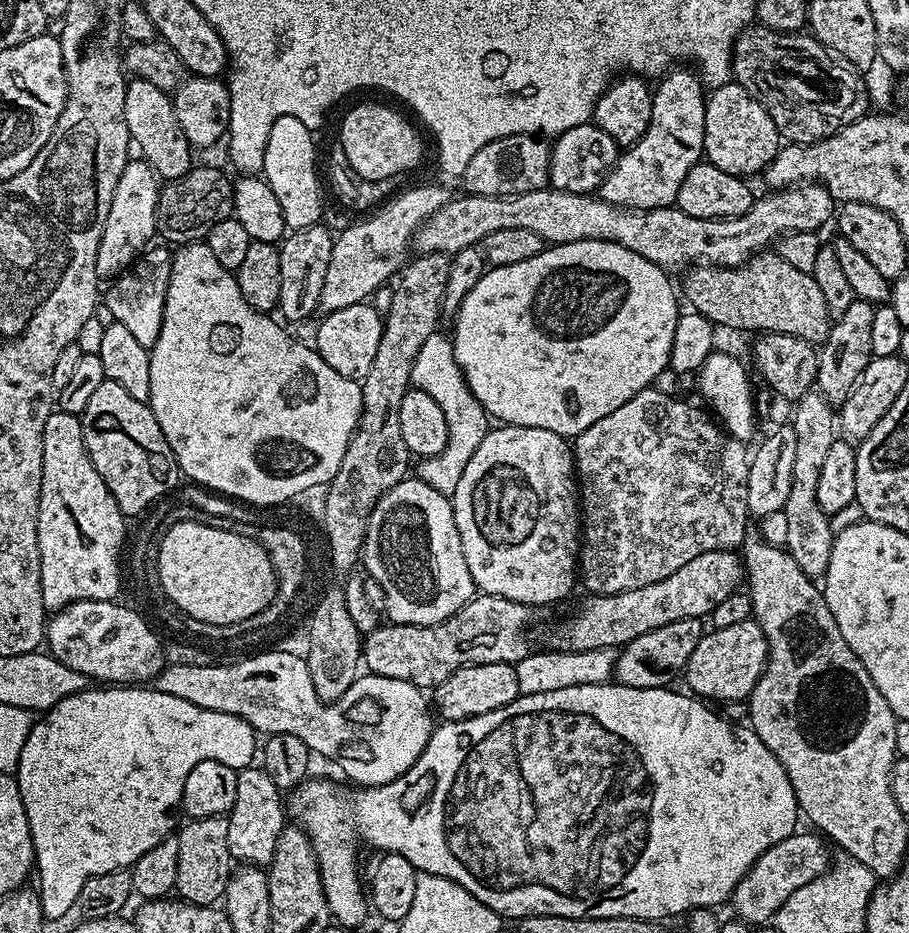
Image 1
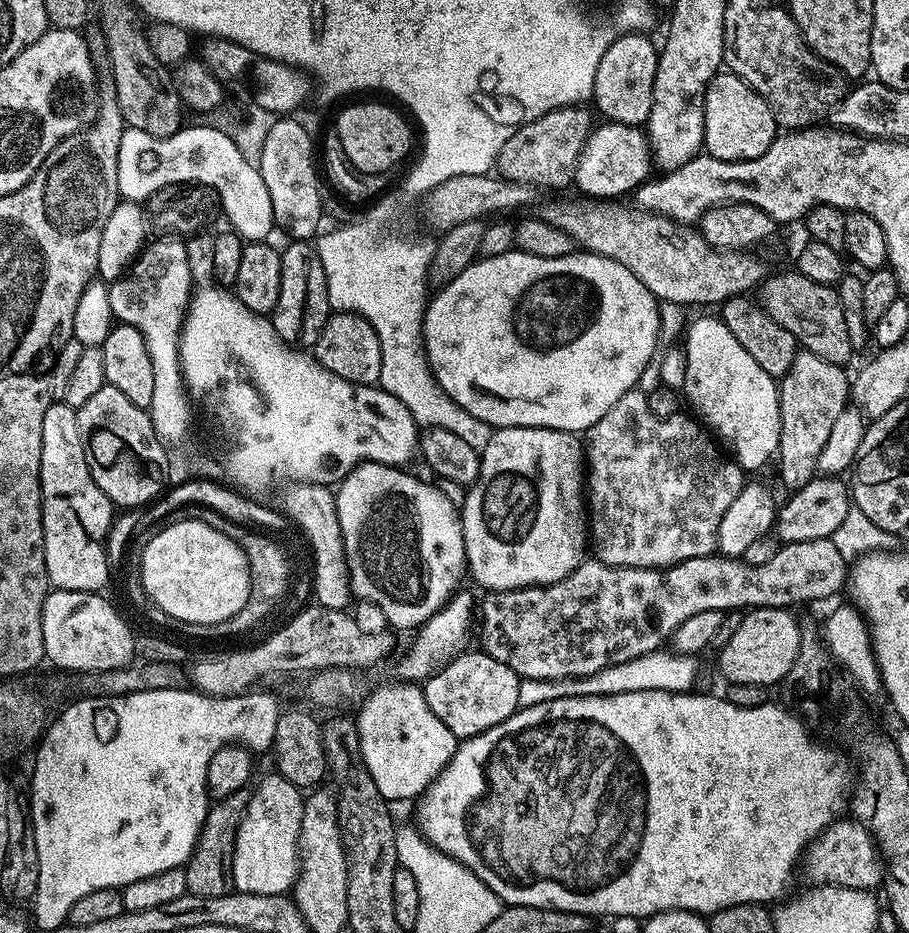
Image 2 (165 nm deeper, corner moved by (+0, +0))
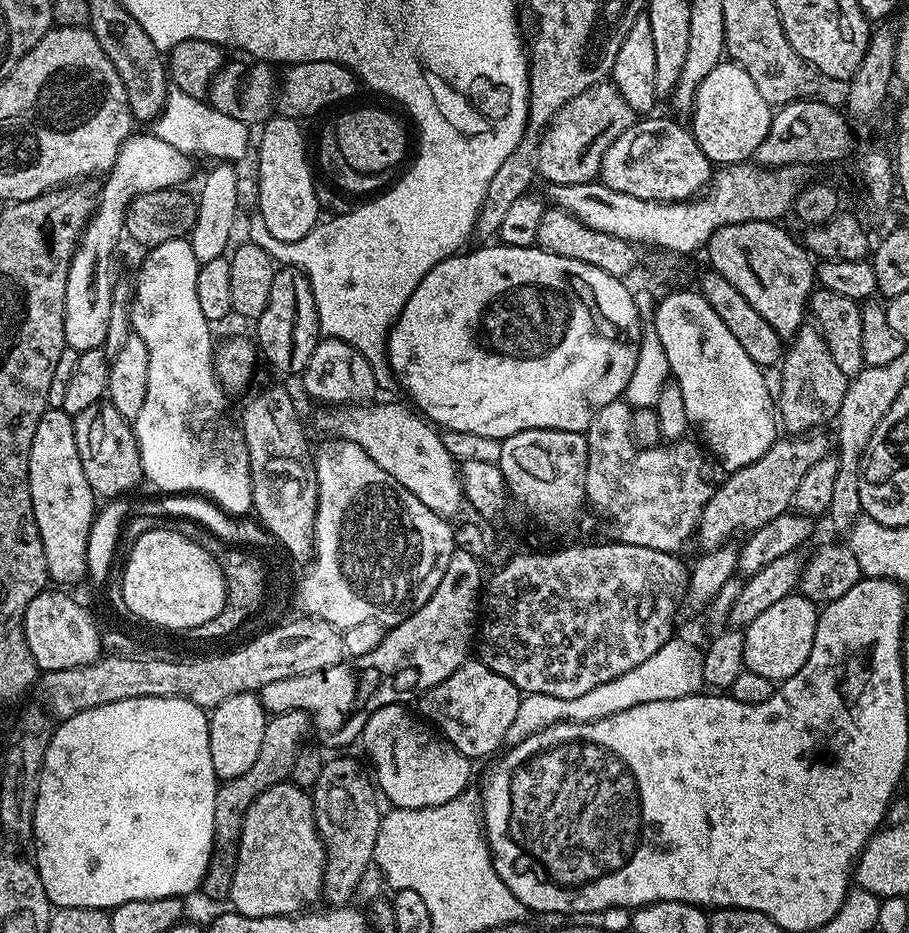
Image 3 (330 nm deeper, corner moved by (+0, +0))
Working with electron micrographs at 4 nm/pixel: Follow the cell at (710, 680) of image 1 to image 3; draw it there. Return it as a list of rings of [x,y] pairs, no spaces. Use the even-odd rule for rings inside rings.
[[[791,594],[774,606],[767,607],[758,618],[754,618],[744,633],[744,667],[749,672],[763,674],[766,678],[777,682],[788,680],[810,658],[810,650],[814,646],[816,623],[820,620],[817,605],[803,594]]]

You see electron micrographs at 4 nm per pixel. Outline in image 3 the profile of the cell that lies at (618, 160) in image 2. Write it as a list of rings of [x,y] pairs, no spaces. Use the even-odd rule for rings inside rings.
[[[640,118],[614,141],[600,162],[599,179],[622,194],[663,202],[691,201],[709,187],[714,176],[712,161],[702,154],[691,131],[672,120]]]

